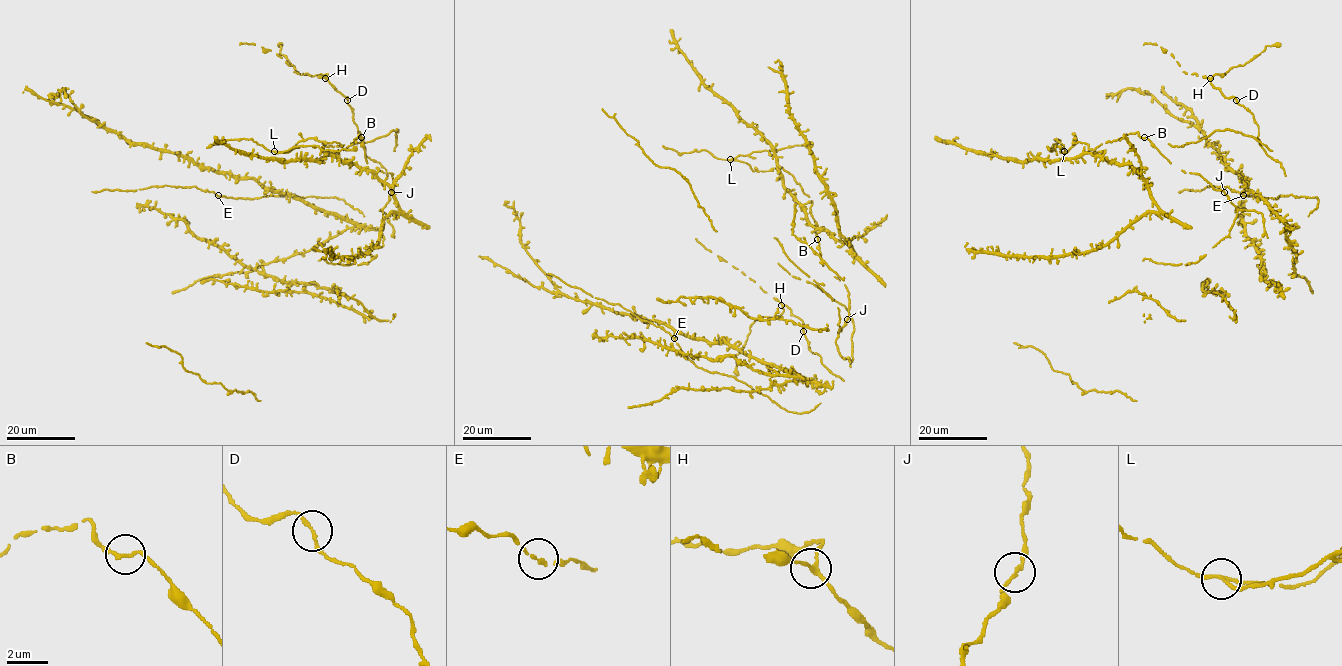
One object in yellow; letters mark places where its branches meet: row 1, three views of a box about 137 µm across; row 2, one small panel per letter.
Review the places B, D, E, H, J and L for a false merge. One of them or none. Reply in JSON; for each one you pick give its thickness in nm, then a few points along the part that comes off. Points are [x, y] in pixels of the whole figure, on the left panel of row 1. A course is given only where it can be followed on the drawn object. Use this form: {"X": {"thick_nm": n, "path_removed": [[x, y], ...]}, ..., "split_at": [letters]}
{"L": {"thick_nm": 150, "path_removed": [[273, 151], [281, 153], [297, 146], [318, 146], [334, 151], [357, 149]]}, "split_at": ["L"]}

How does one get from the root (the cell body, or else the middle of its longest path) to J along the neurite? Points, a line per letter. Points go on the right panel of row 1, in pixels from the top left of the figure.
J: (1198, 174), (1215, 189), (1224, 192)

